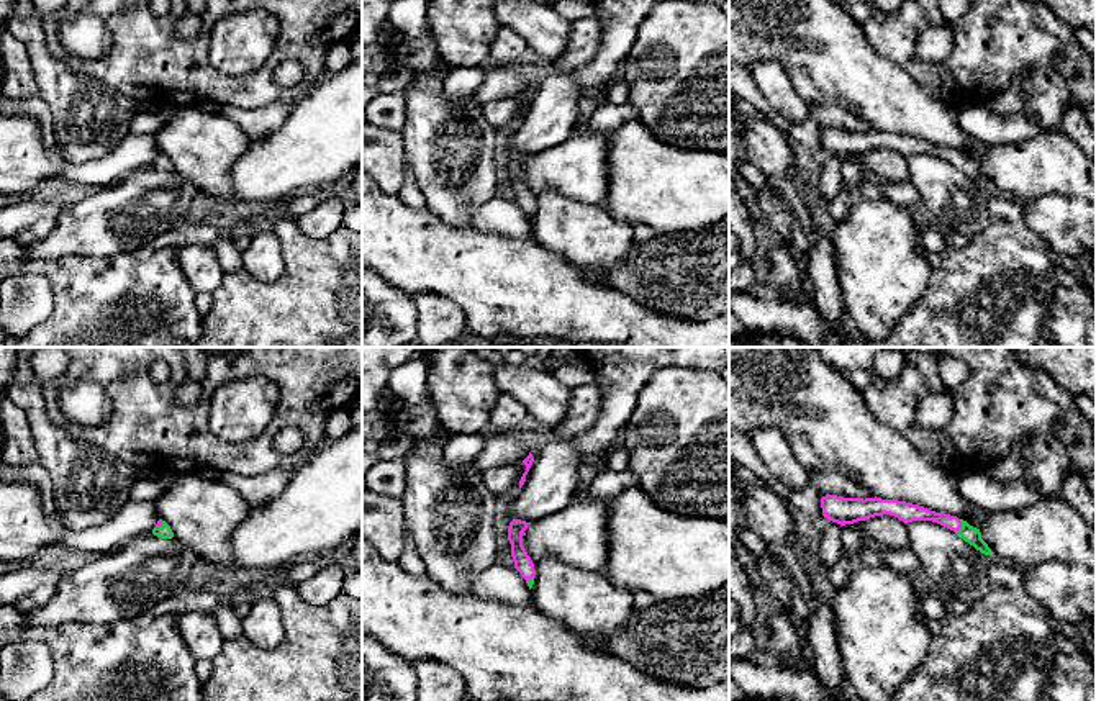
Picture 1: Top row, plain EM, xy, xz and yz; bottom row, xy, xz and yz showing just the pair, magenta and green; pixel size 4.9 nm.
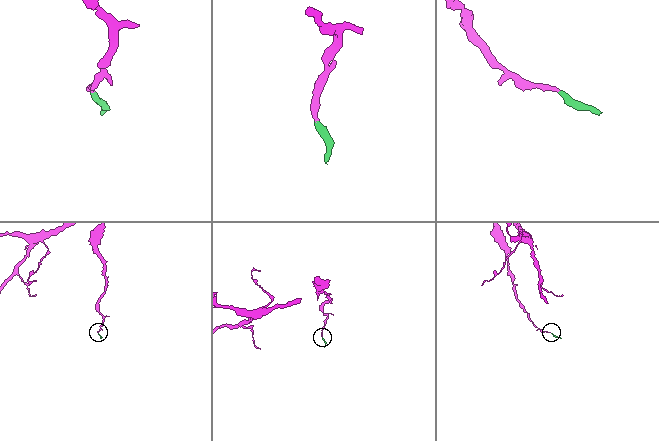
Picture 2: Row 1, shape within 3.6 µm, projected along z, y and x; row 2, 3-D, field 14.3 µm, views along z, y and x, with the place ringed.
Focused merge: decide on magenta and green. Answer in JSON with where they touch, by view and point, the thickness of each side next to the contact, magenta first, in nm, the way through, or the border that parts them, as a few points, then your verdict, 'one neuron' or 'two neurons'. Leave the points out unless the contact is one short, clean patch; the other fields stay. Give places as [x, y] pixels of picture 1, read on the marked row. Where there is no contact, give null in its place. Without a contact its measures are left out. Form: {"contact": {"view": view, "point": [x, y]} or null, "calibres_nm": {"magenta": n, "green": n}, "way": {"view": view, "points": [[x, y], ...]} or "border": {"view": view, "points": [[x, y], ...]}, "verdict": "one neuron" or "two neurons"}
{"contact": {"view": "yz", "point": [960, 526]}, "calibres_nm": {"magenta": 80, "green": 90}, "way": {"view": "yz", "points": [[911, 513], [931, 515], [960, 526], [970, 534]]}, "verdict": "one neuron"}

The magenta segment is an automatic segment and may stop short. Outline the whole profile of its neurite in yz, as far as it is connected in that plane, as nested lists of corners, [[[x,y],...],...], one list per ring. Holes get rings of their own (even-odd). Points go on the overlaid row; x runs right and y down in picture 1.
[[[826,495],[821,498],[822,516],[840,526],[865,521],[875,516],[890,514],[904,524],[913,521],[932,521],[953,531],[965,542],[973,545],[985,555],[991,555],[991,549],[981,539],[980,529],[970,526],[967,521],[945,513],[935,513],[924,506],[917,506],[898,500],[881,498],[844,498],[837,495]]]

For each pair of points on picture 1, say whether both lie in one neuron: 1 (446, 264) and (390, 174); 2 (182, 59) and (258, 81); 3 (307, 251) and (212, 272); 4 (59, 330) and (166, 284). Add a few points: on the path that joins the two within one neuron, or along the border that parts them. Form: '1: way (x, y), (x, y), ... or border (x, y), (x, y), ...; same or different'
1: border (379, 187), (395, 195); different
2: way (195, 81), (210, 85), (236, 85); same
3: border (225, 274), (220, 285), (212, 292); different
4: way (86, 323), (126, 287), (140, 287); same

